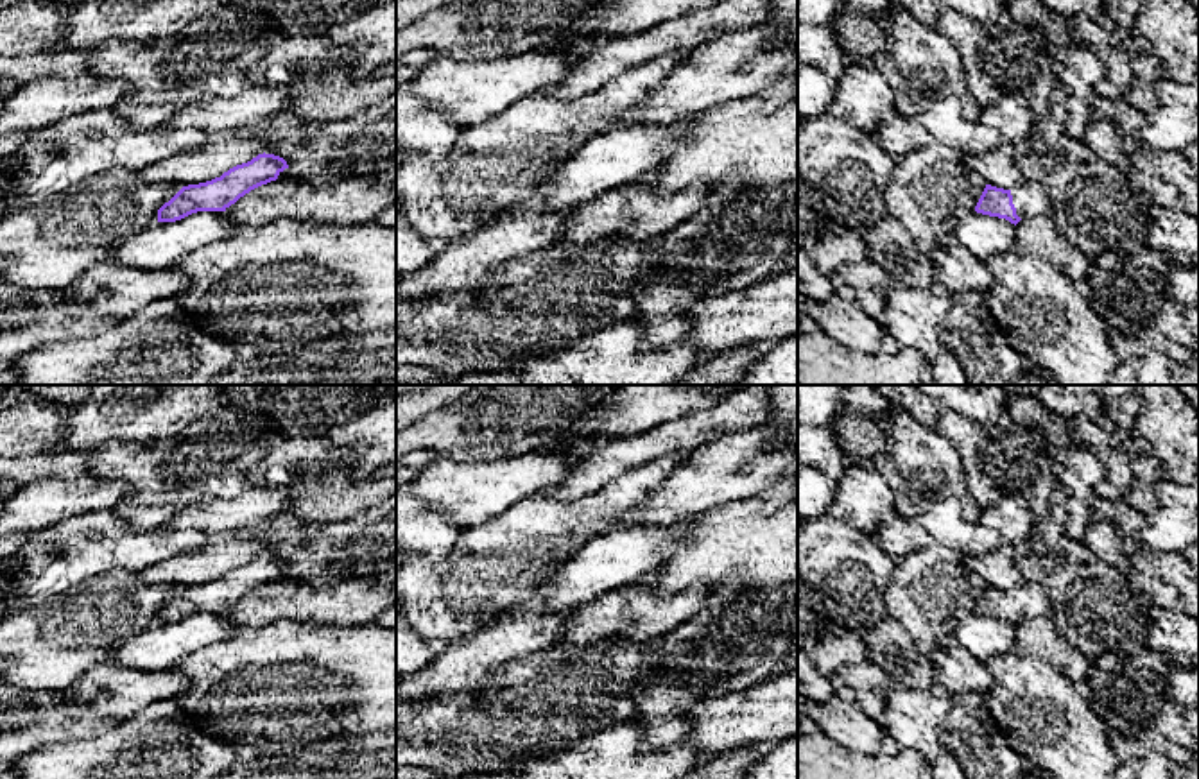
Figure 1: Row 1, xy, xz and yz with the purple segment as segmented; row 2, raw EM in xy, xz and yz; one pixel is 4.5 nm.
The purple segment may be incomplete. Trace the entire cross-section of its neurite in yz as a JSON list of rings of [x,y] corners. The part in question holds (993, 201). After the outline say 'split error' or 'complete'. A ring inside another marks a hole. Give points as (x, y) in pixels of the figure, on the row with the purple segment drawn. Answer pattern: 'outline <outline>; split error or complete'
outline [[[1025,181],[1014,190],[986,184],[977,206],[977,213],[1005,218],[1018,224],[1022,218],[1052,215],[1052,202],[1041,184]]]; split error

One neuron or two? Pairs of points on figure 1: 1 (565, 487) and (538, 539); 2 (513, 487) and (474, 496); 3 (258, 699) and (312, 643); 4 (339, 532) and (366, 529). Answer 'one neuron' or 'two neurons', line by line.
1: two neurons
2: one neuron
3: one neuron
4: one neuron

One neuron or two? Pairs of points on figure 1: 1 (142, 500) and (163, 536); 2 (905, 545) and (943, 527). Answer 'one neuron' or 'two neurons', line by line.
1: two neurons
2: one neuron

